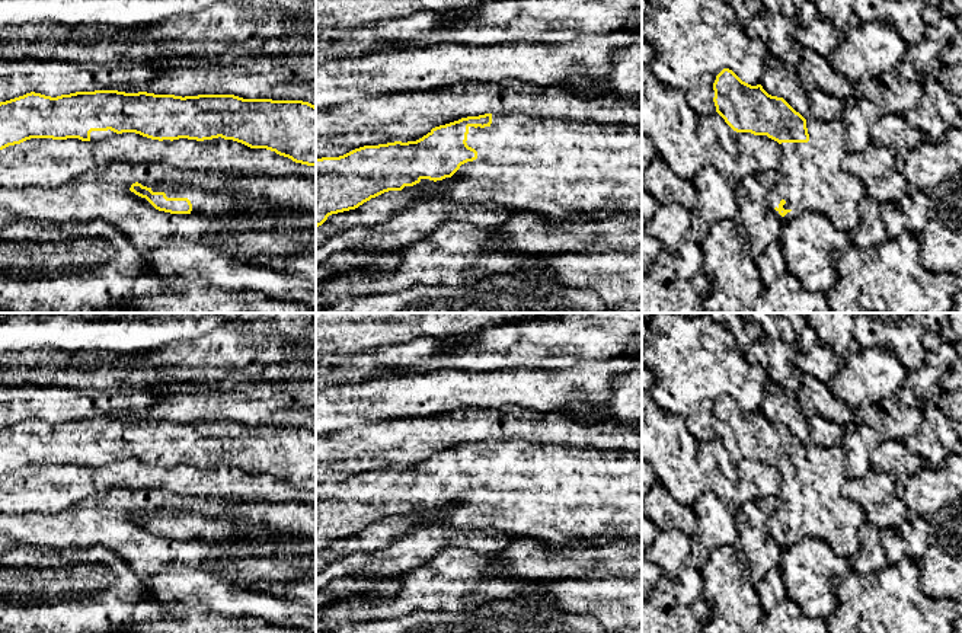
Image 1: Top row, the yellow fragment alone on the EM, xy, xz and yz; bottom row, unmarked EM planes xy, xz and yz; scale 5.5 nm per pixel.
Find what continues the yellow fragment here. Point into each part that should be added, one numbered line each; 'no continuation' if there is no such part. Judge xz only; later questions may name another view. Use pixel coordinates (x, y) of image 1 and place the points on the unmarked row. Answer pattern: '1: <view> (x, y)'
1: xz (550, 492)

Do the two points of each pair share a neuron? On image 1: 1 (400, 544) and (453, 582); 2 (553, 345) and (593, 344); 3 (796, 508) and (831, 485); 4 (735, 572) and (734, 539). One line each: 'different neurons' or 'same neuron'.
1: different neurons
2: same neuron
3: same neuron
4: different neurons

